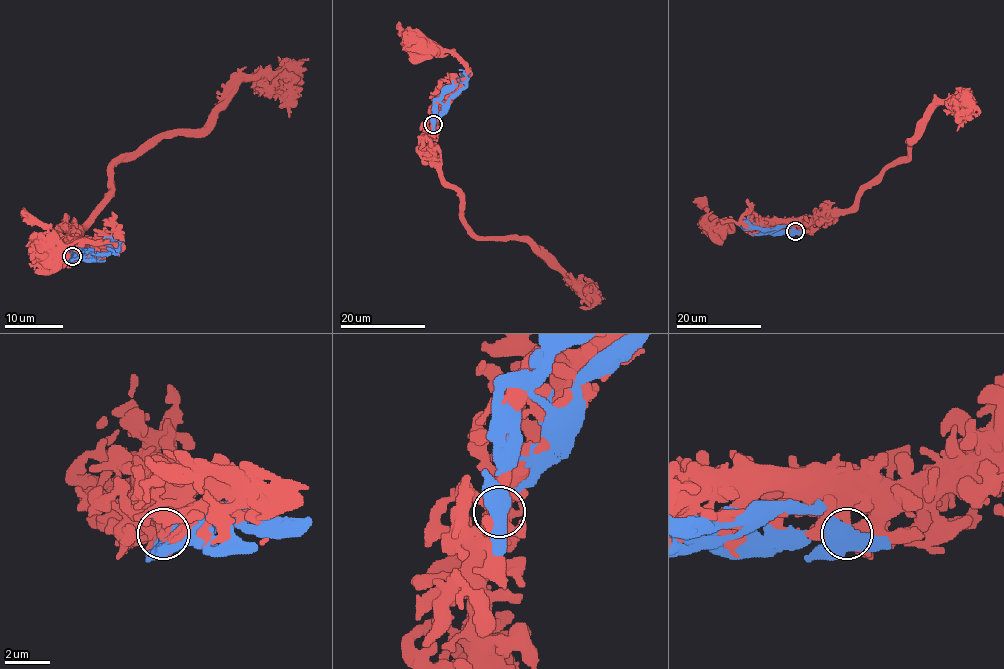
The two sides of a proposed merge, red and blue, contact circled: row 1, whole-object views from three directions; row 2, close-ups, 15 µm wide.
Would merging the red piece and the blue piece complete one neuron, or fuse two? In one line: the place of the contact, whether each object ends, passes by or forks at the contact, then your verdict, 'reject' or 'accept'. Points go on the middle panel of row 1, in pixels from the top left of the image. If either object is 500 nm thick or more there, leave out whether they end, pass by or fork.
place (433, 124); reject

